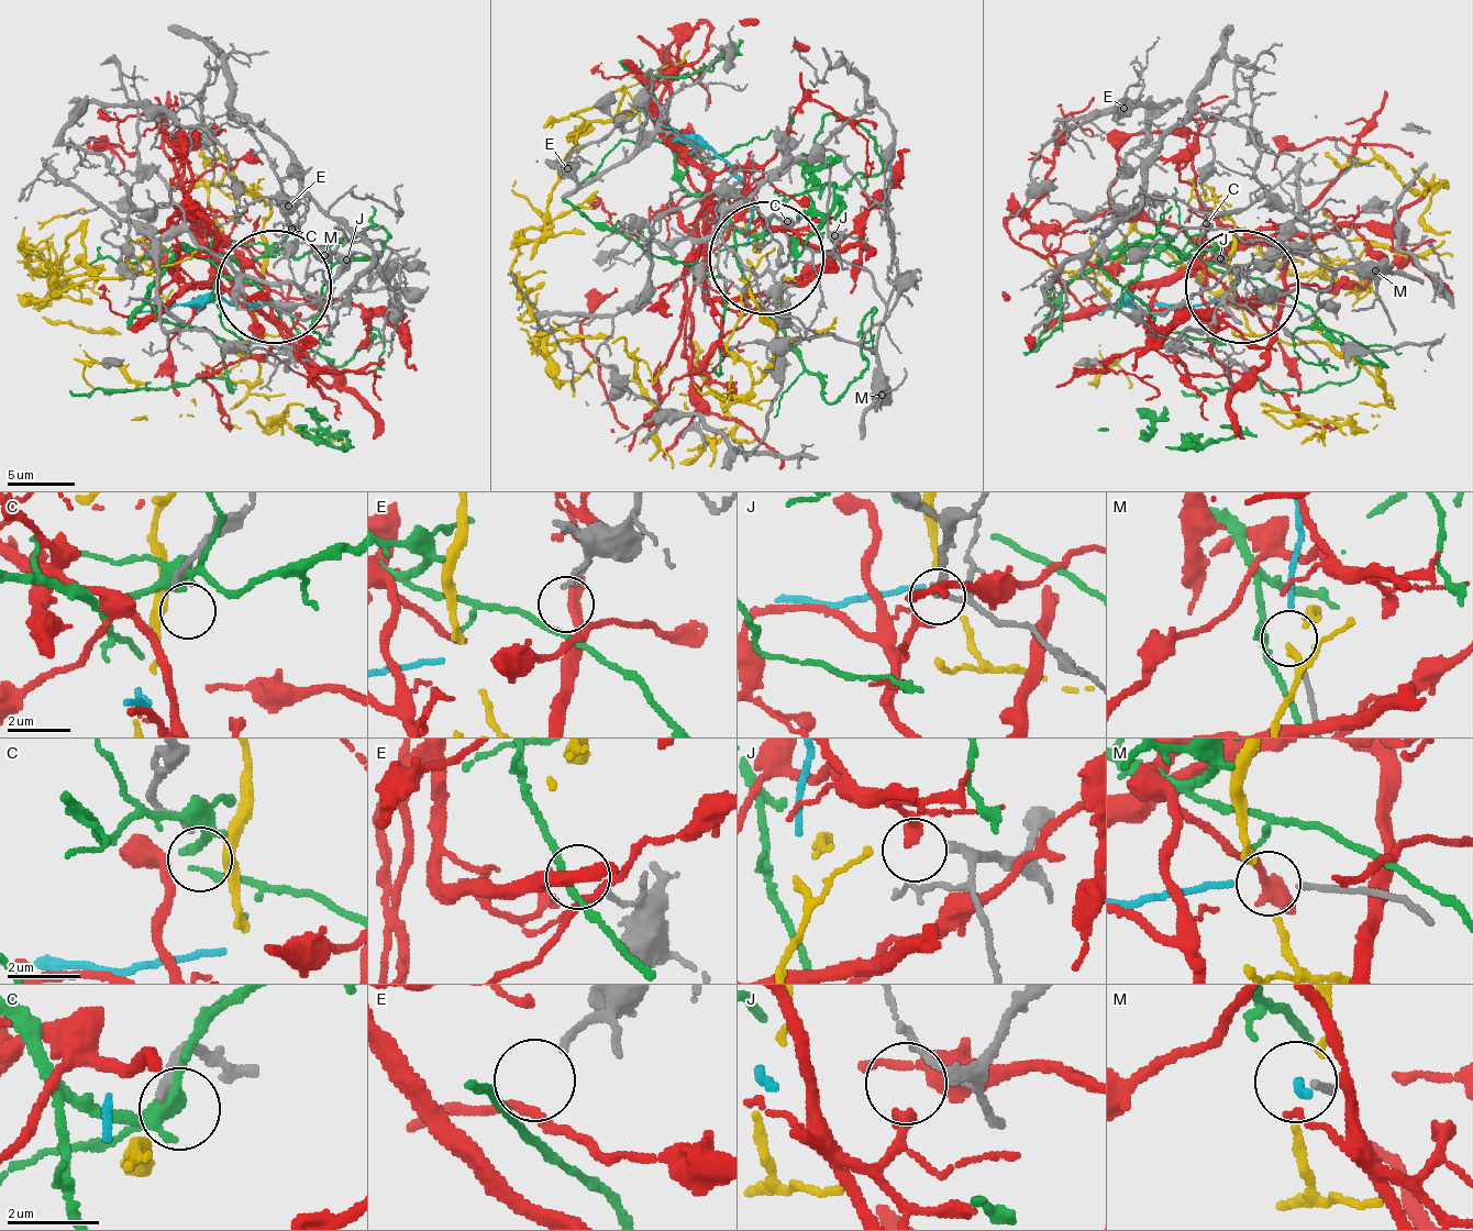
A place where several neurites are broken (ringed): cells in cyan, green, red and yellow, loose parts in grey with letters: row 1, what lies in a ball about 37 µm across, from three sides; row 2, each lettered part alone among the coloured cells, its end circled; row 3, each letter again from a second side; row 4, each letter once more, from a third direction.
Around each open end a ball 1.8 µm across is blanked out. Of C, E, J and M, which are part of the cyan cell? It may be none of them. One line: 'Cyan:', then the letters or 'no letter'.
Cyan: M

